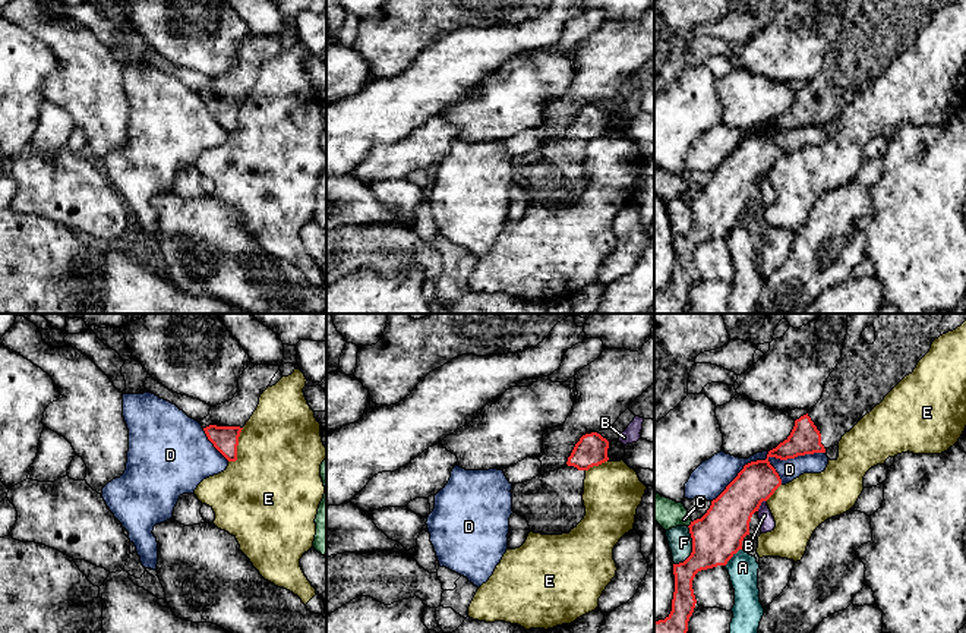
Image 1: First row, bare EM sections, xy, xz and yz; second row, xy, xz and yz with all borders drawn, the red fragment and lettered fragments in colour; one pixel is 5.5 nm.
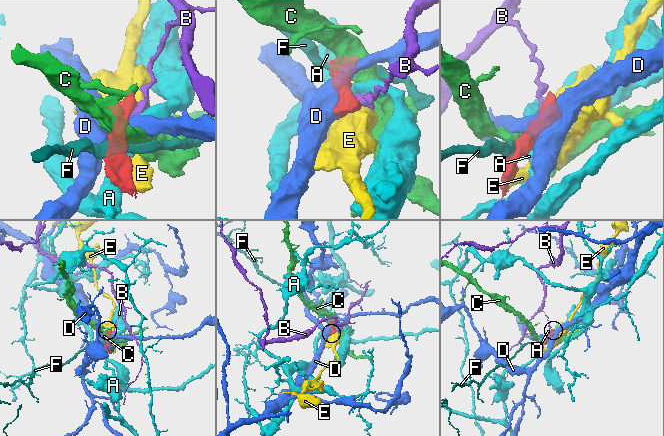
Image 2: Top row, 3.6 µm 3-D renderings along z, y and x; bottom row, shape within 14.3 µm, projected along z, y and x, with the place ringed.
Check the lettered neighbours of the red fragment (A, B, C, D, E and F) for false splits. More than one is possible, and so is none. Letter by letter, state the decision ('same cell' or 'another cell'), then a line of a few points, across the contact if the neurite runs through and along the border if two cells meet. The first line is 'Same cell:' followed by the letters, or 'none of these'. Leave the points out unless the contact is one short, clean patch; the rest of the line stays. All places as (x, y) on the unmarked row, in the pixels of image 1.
Same cell: none of these
A: another cell; line yz (741, 220), (725, 236)
B: another cell
C: another cell; line yz (691, 192), (688, 198)
D: another cell
E: another cell
F: another cell; line yz (688, 198), (691, 224), (675, 236)

